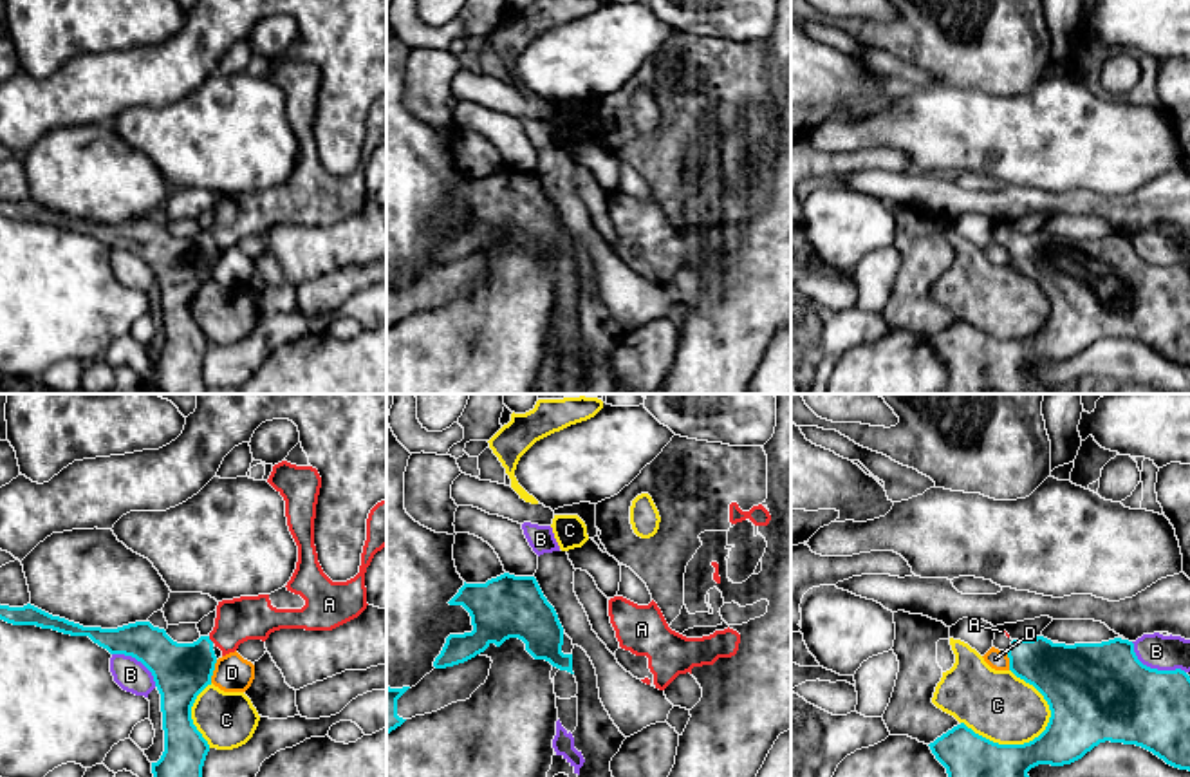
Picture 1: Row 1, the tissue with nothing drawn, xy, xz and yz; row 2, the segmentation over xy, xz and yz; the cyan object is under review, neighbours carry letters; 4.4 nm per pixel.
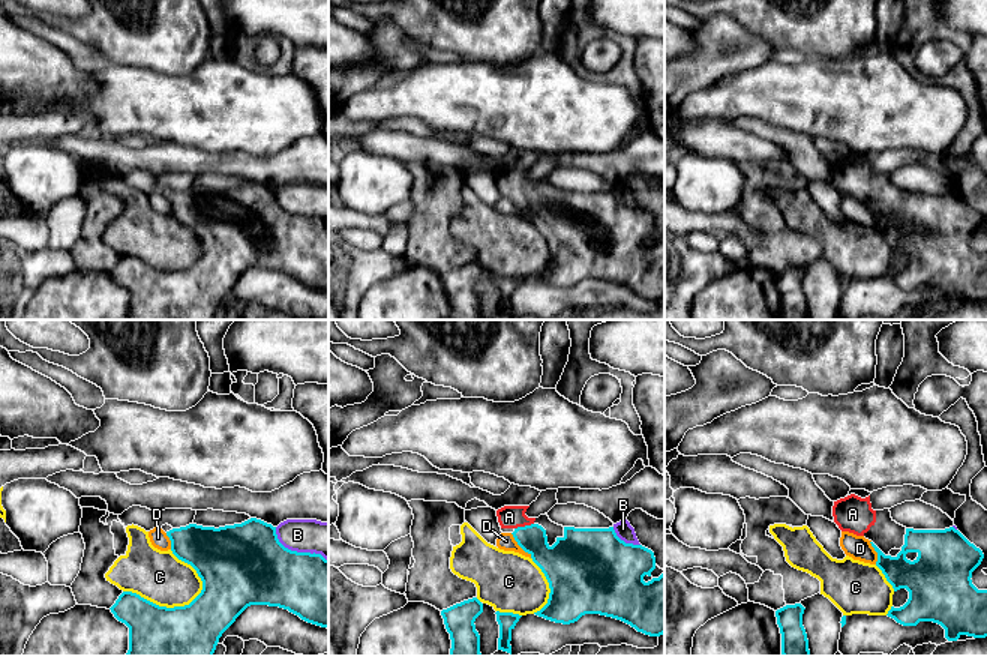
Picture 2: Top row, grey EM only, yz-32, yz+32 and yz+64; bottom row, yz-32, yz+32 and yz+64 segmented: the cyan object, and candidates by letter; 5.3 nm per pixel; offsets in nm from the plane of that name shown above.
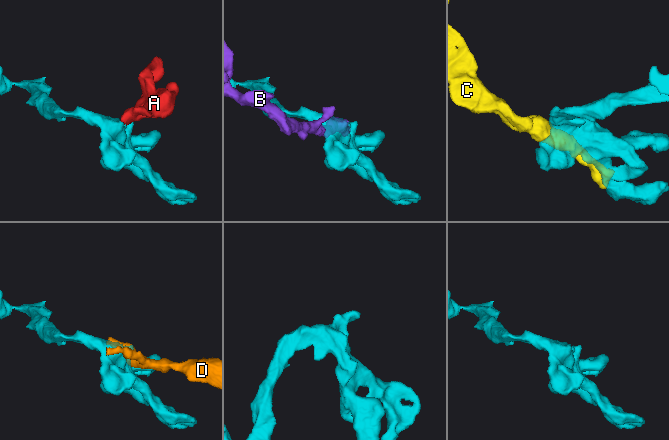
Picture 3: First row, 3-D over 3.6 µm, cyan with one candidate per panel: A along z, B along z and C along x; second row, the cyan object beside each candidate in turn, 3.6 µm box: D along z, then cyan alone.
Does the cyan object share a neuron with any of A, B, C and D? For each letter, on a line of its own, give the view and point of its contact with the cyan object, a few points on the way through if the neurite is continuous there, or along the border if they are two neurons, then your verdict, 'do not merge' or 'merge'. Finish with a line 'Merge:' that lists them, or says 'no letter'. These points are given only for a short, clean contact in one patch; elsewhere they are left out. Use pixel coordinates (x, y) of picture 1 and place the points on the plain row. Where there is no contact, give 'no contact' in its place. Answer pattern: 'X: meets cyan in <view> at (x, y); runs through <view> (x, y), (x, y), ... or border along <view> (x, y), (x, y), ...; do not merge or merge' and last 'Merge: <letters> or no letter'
A: meets cyan in xy at (210, 235); runs through xy (181, 266), (210, 235), (223, 232), (242, 214); merge
B: meets cyan in yz at (1154, 264); do not merge
C: meets cyan in yz at (1012, 340); do not merge
D: meets cyan in xy at (212, 266); border along xy (217, 255), (210, 277); do not merge
Merge: A

